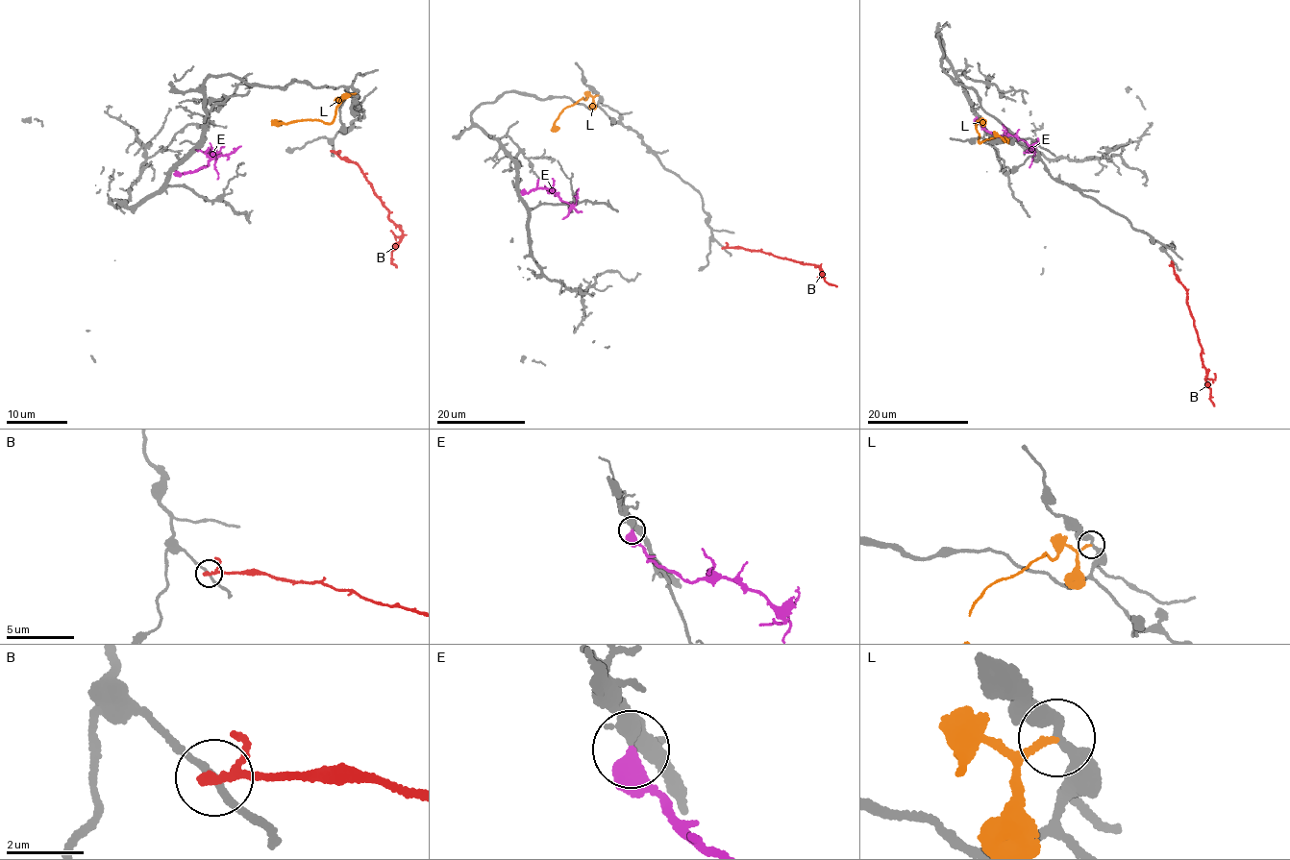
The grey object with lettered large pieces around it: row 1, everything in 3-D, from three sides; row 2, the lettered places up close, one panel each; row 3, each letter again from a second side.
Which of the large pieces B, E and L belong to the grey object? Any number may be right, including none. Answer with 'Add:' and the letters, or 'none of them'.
Add: E

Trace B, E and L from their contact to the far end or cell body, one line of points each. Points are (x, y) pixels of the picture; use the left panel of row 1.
B: (333, 151), (359, 165), (388, 210), (389, 220), (400, 228), (402, 241), (391, 252), (397, 267)
E: (176, 170), (181, 174), (207, 166), (210, 153), (216, 156), (217, 179)
L: (356, 94), (344, 96), (332, 122), (315, 118), (280, 125), (273, 122)

